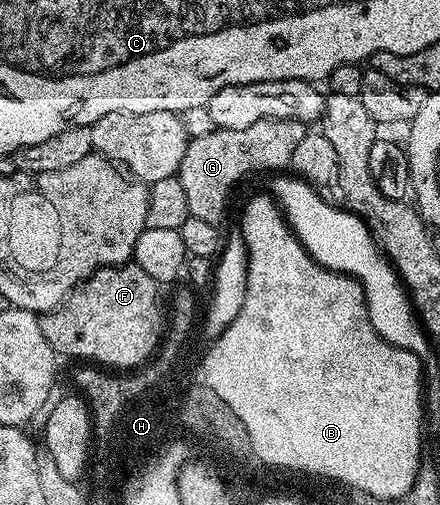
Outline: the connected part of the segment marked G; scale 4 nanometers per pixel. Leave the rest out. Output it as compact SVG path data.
M259 120L251 128L238 130L213 129L207 136L190 138L187 152L179 164L175 177L183 184L187 196L187 208L190 218L207 220L207 224L220 227L225 214L225 205L229 202L229 193L240 178L253 174L256 170L281 172L286 169L299 140L307 132L306 123L295 120Z

